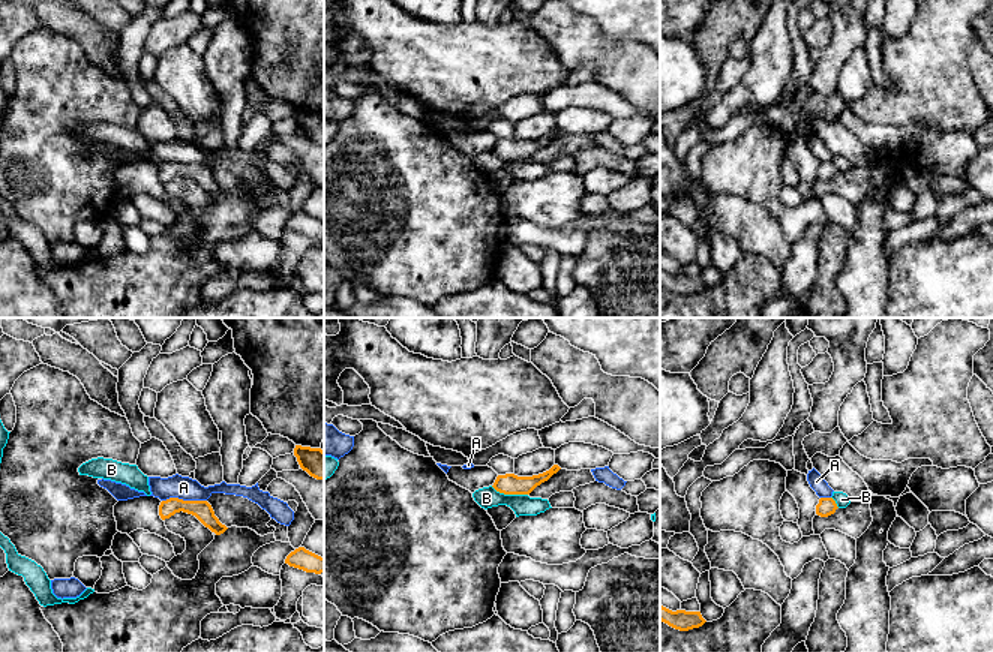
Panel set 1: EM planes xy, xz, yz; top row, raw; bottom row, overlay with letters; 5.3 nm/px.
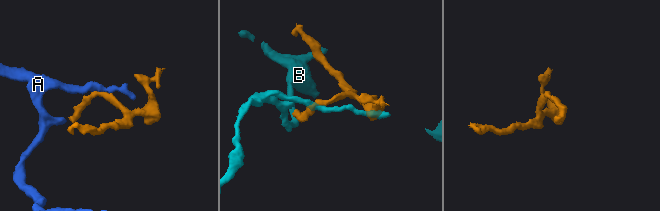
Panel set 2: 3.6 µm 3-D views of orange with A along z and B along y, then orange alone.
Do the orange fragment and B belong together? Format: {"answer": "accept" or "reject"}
{"answer": "reject"}

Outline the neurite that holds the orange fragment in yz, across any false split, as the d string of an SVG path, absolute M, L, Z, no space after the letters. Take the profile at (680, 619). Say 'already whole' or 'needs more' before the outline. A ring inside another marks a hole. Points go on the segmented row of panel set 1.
already whole | M660 606L660 621L680 631L699 628L706 622L700 612L672 612L663 606Z

